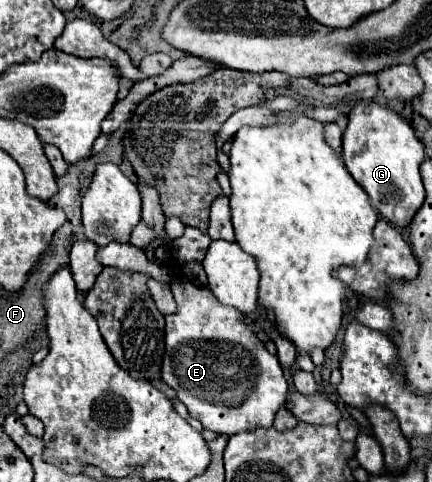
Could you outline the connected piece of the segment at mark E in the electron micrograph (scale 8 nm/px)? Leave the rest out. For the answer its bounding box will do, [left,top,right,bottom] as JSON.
[160,261,288,435]

